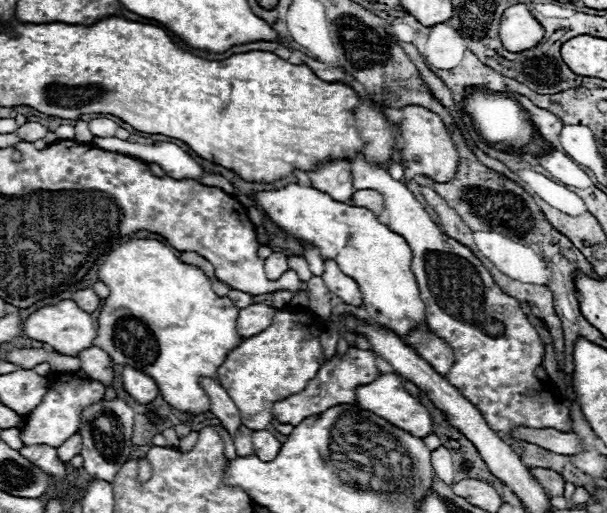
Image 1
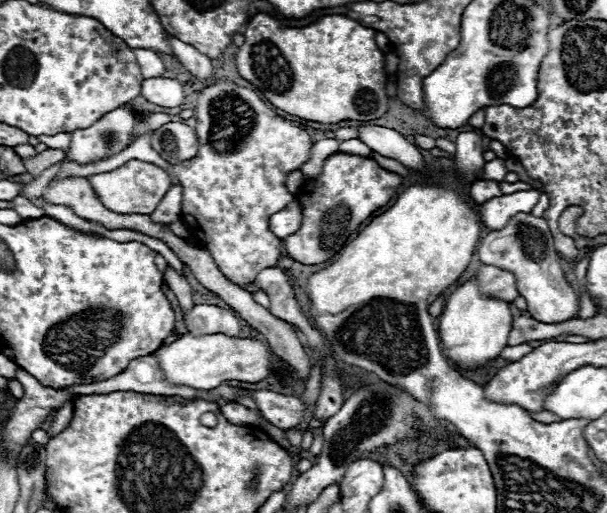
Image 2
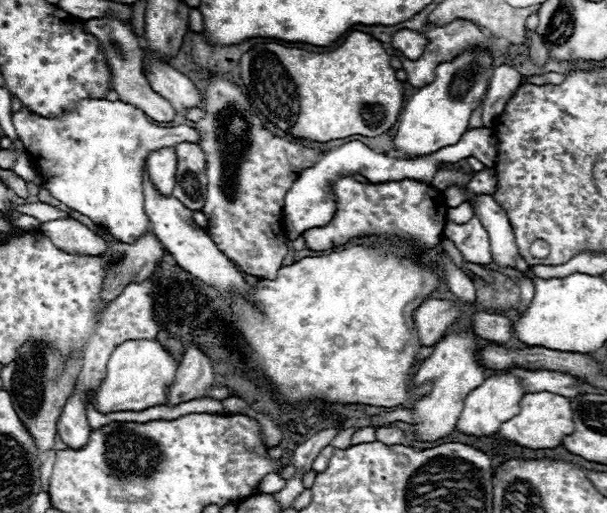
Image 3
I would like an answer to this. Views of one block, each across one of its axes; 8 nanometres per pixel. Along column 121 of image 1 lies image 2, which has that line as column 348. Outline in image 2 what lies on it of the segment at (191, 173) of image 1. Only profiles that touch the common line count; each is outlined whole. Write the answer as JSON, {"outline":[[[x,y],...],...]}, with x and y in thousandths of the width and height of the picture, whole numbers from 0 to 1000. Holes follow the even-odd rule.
{"outline":[[[580,269],[580,273],[567,273],[560,277],[560,292],[567,292],[570,300],[593,300],[593,304],[610,304],[610,288],[593,277],[590,269]]]}

